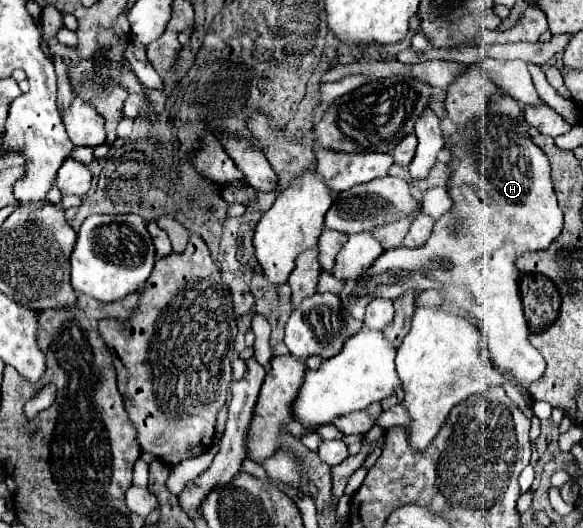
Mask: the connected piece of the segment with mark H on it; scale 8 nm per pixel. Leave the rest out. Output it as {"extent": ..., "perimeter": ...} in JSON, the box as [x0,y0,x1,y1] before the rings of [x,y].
{"extent":[341,89,563,387],"perimeter":[[[497,89],[497,99],[493,99],[493,103],[487,103],[485,111],[473,125],[463,127],[453,135],[445,135],[445,141],[453,149],[455,159],[447,187],[453,207],[435,223],[433,235],[423,247],[389,249],[373,263],[373,267],[369,267],[369,271],[373,273],[361,279],[347,281],[341,291],[341,305],[355,319],[363,321],[367,303],[377,297],[395,301],[407,291],[421,293],[427,289],[439,289],[443,291],[445,299],[449,299],[455,307],[467,311],[483,323],[483,333],[495,367],[513,375],[513,379],[517,379],[521,387],[529,387],[545,373],[545,359],[527,339],[529,327],[523,315],[519,295],[519,271],[515,267],[515,259],[527,251],[539,251],[549,247],[561,233],[563,213],[557,207],[547,155],[529,139],[529,123],[525,123],[521,107],[523,105],[519,101]]]}

